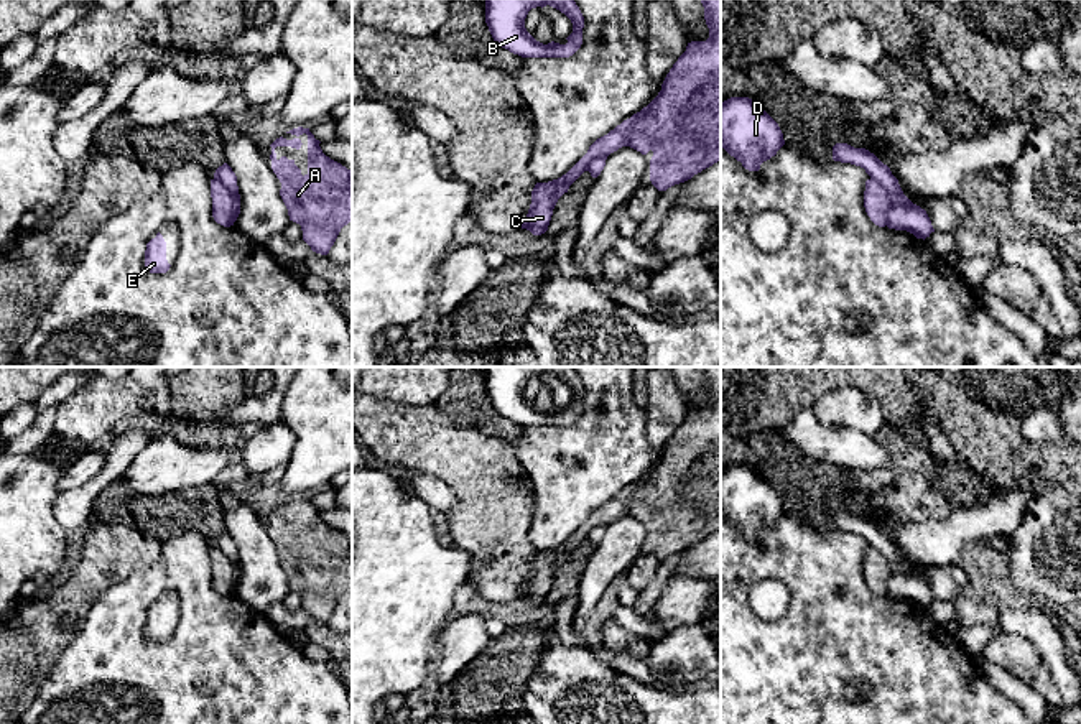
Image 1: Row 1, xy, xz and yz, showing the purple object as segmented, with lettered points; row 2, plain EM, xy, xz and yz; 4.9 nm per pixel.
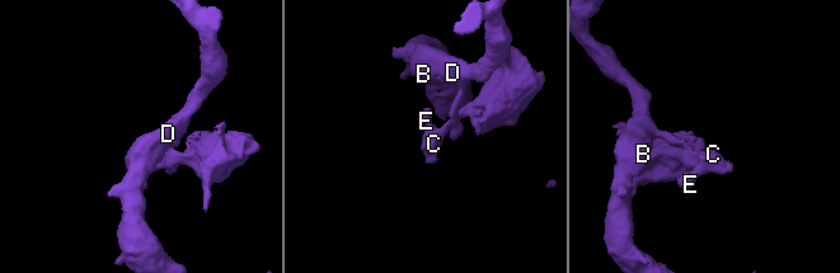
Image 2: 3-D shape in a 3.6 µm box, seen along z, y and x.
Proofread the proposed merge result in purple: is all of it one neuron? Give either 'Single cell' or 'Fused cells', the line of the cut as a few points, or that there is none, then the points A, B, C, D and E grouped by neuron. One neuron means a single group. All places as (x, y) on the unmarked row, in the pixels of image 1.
Fused cells. Split along yz (871, 545), (889, 565), (887, 593). Groups: A C E / B D

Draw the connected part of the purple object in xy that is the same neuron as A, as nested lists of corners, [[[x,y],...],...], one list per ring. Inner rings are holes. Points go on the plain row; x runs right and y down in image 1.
[[[293,497],[295,507],[276,507],[271,515],[271,538],[281,551],[280,564],[290,589],[301,594],[303,609],[313,620],[327,624],[341,597],[352,591],[352,540],[326,525],[309,497]],[[299,504],[308,504],[308,541],[295,528],[276,527],[276,515],[299,518]]]

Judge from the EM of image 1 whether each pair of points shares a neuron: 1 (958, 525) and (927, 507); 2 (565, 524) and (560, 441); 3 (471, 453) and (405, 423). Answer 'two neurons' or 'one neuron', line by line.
1: two neurons
2: one neuron
3: one neuron

